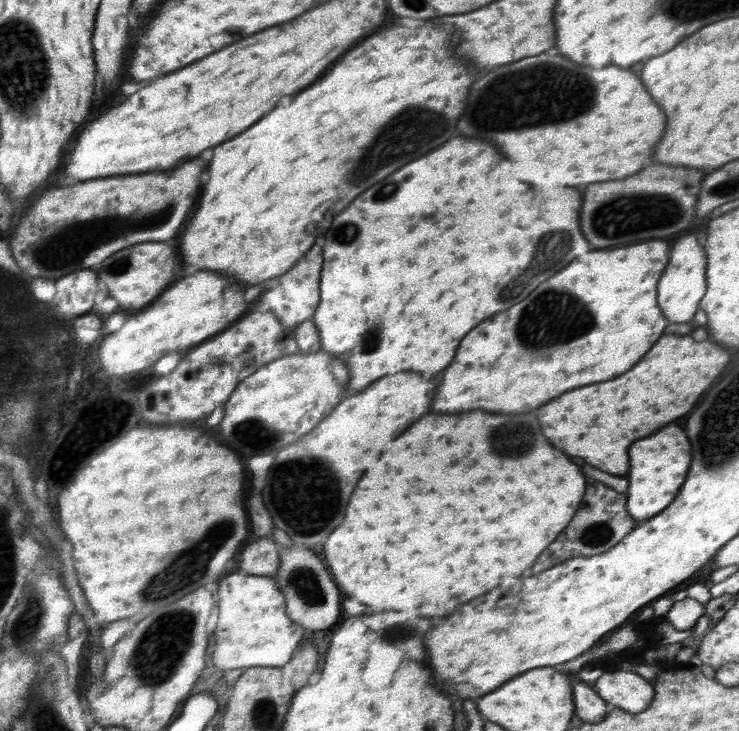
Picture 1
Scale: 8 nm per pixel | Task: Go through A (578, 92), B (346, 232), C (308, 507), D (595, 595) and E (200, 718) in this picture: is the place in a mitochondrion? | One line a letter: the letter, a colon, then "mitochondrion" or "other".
A: mitochondrion
B: mitochondrion
C: mitochondrion
D: other
E: other

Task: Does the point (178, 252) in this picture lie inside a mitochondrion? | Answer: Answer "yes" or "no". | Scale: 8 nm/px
no

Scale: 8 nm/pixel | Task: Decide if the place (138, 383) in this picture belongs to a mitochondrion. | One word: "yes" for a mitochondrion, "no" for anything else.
no

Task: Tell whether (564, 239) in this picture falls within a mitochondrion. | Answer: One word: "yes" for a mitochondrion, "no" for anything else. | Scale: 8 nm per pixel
yes

